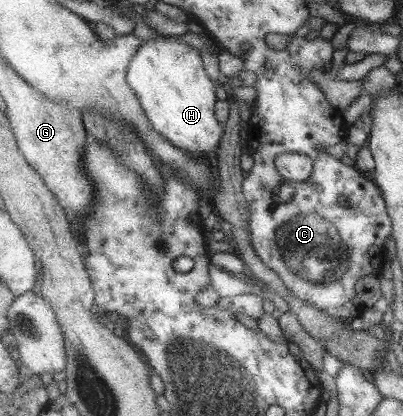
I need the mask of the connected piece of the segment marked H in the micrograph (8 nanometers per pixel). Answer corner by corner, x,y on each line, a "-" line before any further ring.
166,36
143,42
127,65
125,80
157,134
193,158
214,163
224,126
214,116
217,83
207,76
198,50

